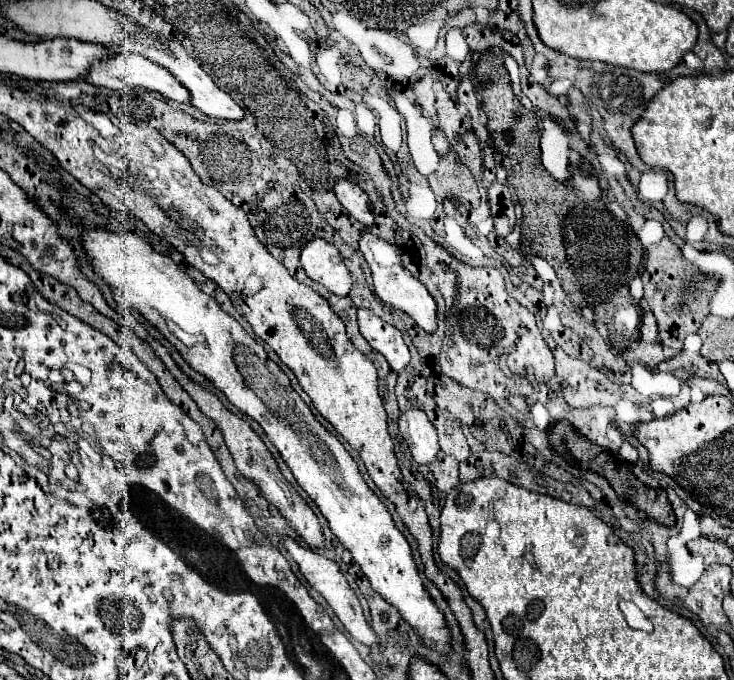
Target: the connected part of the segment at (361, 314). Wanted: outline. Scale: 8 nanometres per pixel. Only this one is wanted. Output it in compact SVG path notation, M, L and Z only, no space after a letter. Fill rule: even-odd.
M361 308L357 312L357 322L361 336L379 352L385 356L393 372L401 372L409 364L409 348L403 342L403 334L383 322L379 316L375 316L371 310Z

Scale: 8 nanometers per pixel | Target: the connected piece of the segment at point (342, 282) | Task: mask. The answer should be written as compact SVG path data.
M315 238L301 250L301 268L305 274L323 284L329 292L337 296L347 296L351 290L351 276L335 244Z

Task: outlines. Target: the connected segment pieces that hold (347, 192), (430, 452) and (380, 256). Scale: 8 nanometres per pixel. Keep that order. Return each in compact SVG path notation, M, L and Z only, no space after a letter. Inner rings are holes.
M339 180L333 188L337 200L341 202L341 206L353 216L357 218L363 226L371 226L373 224L373 212L369 206L369 198L367 194L353 182L349 180Z
M415 408L403 412L399 416L399 432L407 444L411 458L417 464L429 464L435 460L439 452L437 432L435 432L435 426L425 416L425 412Z
M363 230L361 238L359 238L359 250L365 256L371 272L373 272L373 286L375 286L377 296L385 304L389 304L393 308L401 308L403 312L407 312L417 322L417 326L421 326L425 332L433 334L437 330L437 316L435 316L437 306L435 306L435 300L427 292L427 288L419 280L415 280L411 276L411 272L403 266L401 248L395 246L395 244L389 244L387 240L381 240L381 238L373 236L367 230Z

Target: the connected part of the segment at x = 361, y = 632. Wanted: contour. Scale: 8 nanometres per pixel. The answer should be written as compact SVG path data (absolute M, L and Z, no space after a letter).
M285 538L283 544L285 544L285 548L289 550L289 554L293 556L293 560L299 564L301 574L303 574L303 576L307 578L307 582L327 600L327 604L333 608L333 612L335 612L337 618L343 622L343 626L349 630L349 634L351 634L355 640L359 640L359 642L363 642L363 644L367 644L367 646L379 644L375 632L373 632L371 626L365 622L361 604L359 604L357 596L353 594L353 590L349 588L345 576L341 574L339 564L333 562L333 560L329 560L329 558L325 558L325 556L321 556L321 554L317 554L317 552L313 552L313 550L309 550L309 548L299 546L299 544L297 544L295 540L291 540L291 538Z

